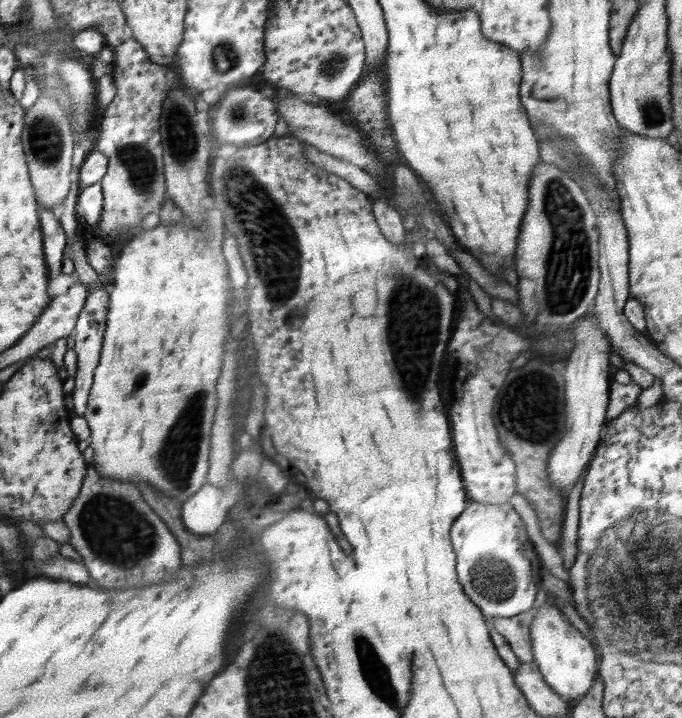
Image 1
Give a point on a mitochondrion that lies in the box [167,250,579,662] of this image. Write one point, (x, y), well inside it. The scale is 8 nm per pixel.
(413, 322)

